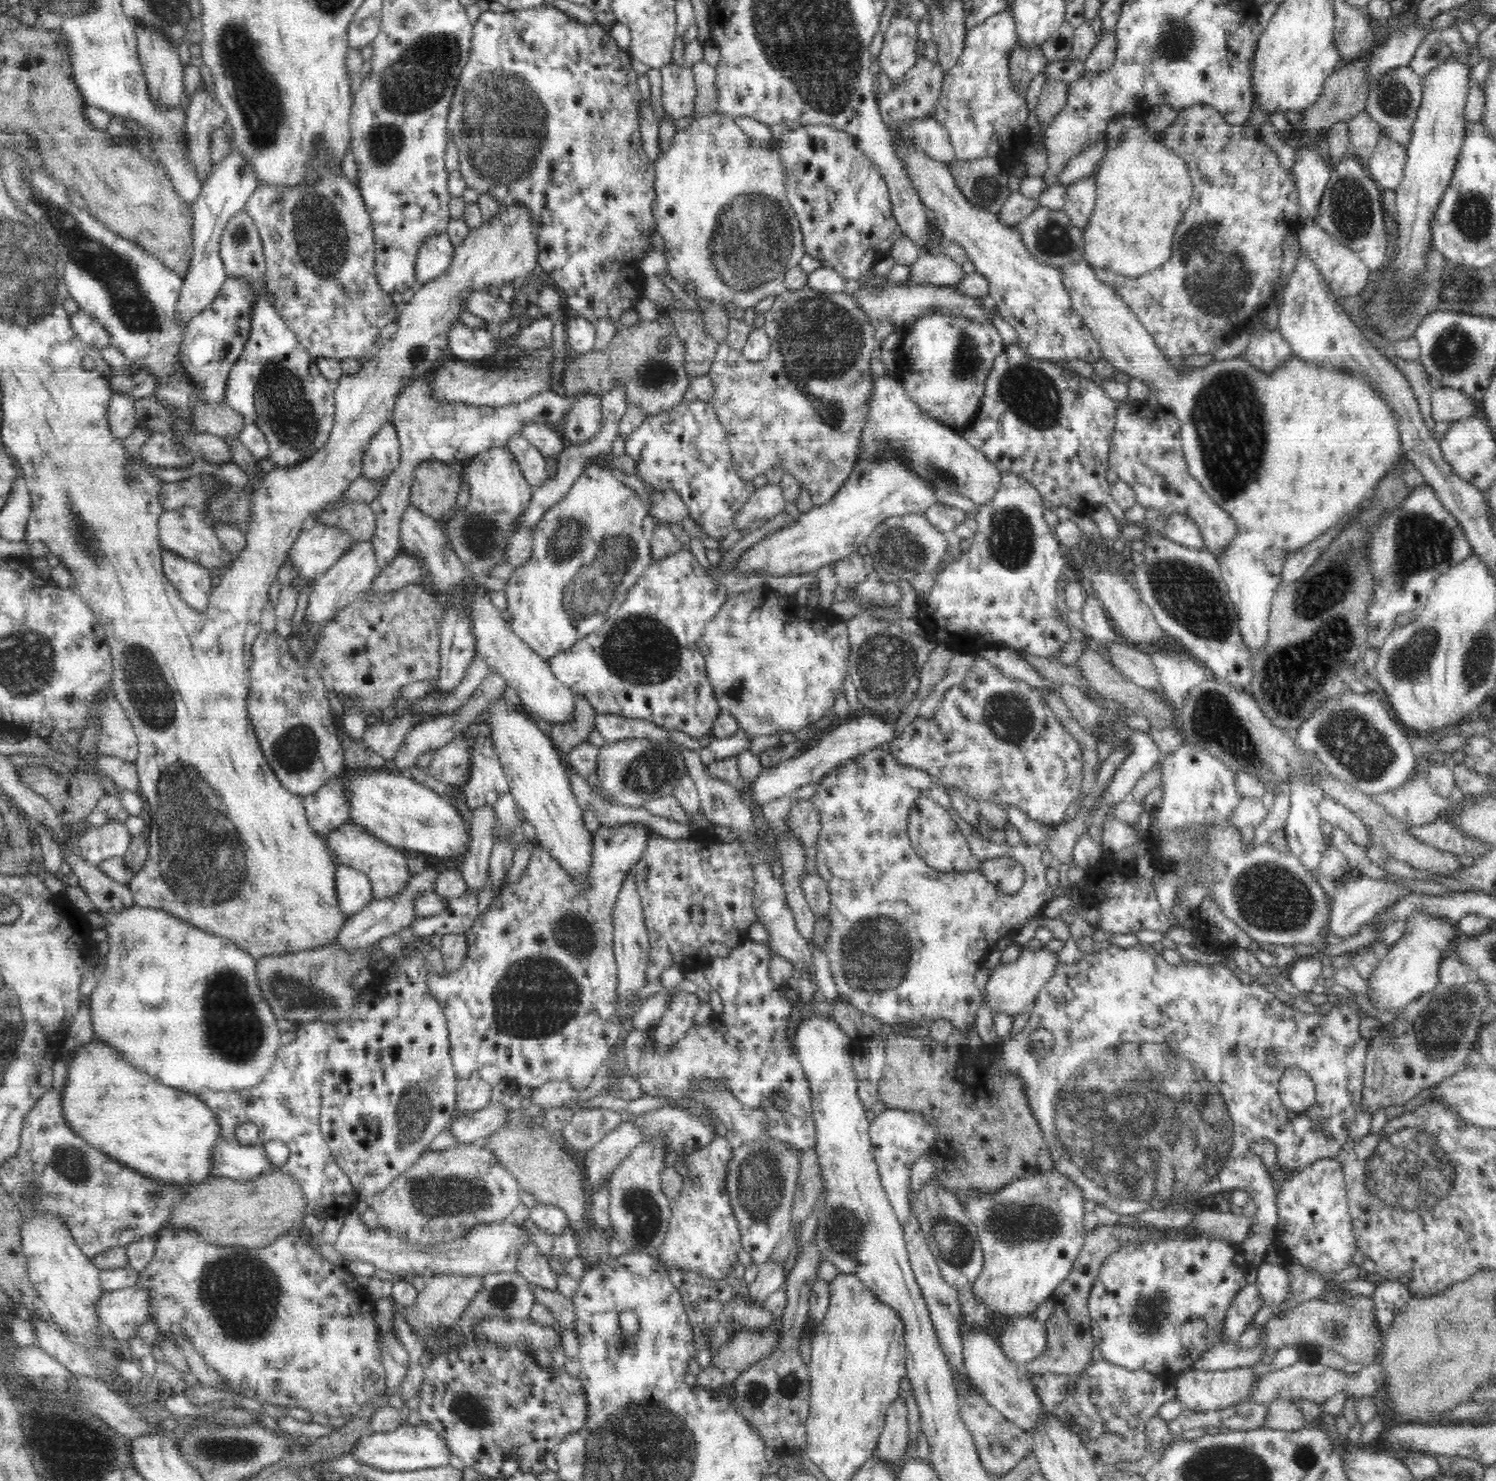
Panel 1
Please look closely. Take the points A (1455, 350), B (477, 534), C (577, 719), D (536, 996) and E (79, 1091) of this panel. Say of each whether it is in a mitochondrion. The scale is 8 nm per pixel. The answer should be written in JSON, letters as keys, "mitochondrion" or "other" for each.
{"A":"mitochondrion","B":"mitochondrion","C":"other","D":"mitochondrion","E":"other"}

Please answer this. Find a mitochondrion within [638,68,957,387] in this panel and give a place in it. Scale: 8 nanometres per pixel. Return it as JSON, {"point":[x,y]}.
{"point":[750,240]}

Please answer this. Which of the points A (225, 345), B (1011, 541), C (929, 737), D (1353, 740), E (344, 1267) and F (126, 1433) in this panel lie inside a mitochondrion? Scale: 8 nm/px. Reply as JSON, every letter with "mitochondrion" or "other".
{"A":"mitochondrion","B":"mitochondrion","C":"other","D":"mitochondrion","E":"other","F":"other"}

